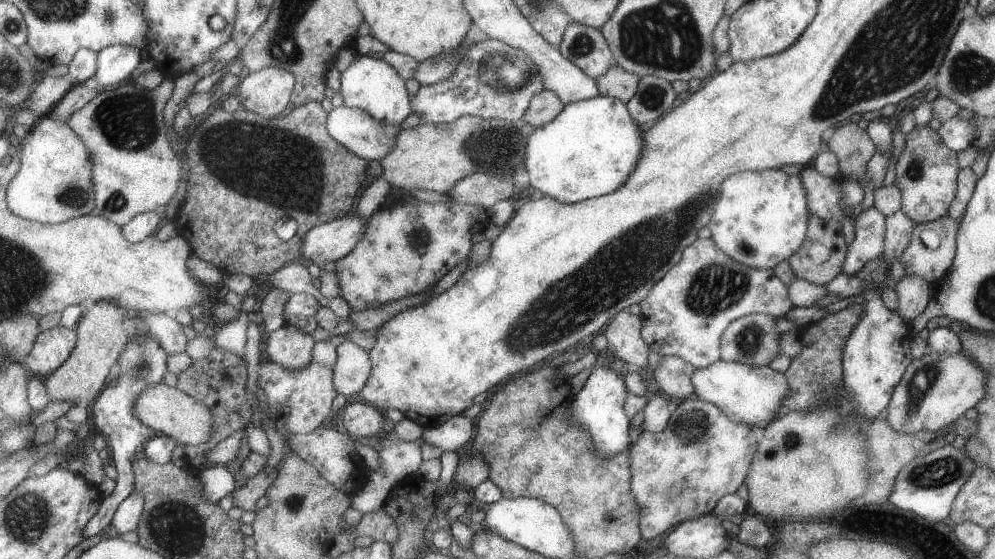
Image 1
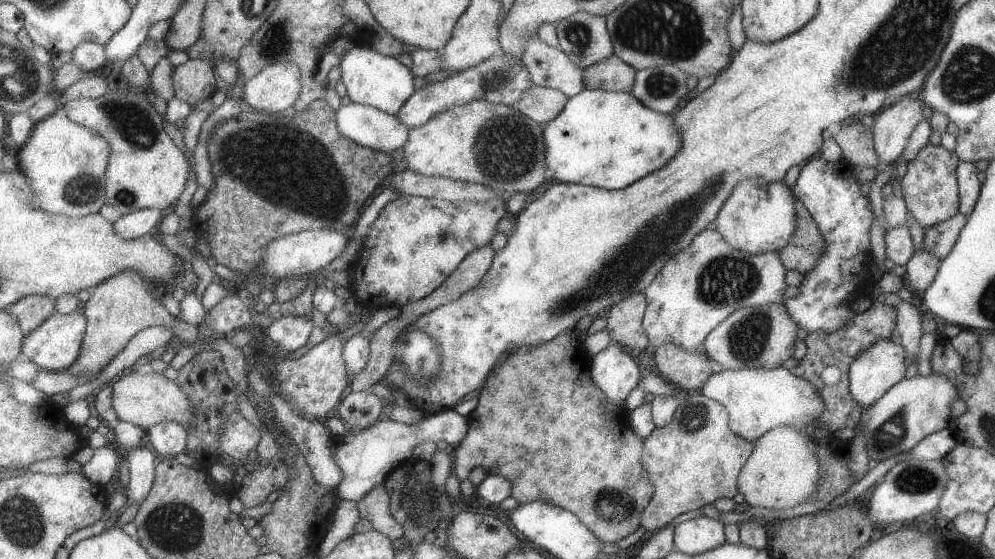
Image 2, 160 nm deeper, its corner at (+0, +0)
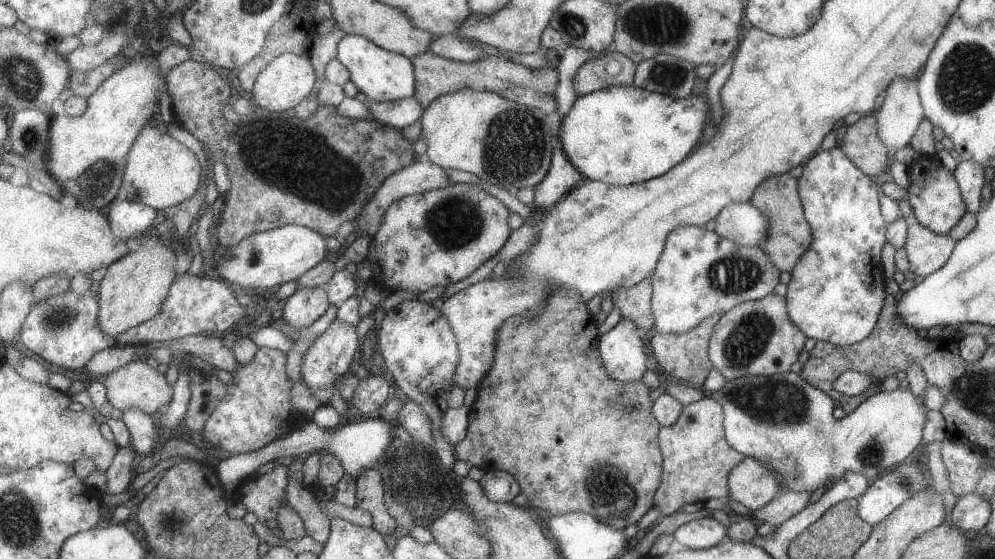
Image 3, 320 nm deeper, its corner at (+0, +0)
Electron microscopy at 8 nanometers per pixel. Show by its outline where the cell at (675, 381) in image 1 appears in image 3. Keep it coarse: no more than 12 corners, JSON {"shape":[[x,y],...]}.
{"shape":[[721,314],[682,333],[654,331],[660,372],[702,384],[712,368],[708,340]]}

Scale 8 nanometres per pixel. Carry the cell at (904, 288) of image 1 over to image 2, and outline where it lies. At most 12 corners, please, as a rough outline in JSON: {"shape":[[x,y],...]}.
{"shape":[[918,249],[905,263],[904,286],[920,296],[939,263]]}

